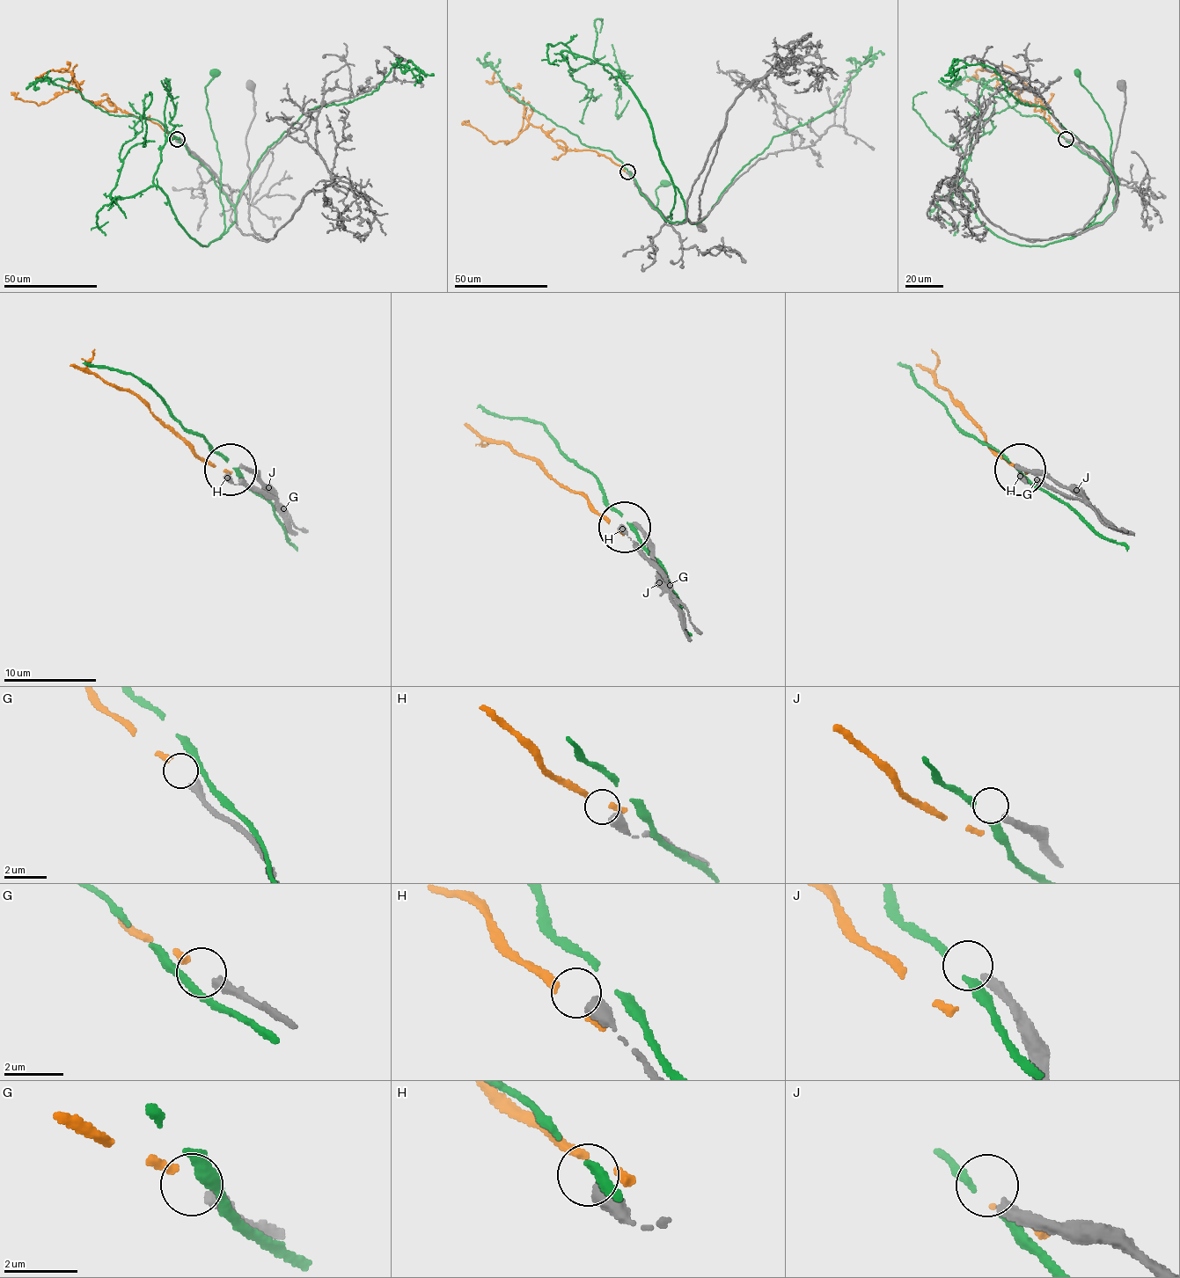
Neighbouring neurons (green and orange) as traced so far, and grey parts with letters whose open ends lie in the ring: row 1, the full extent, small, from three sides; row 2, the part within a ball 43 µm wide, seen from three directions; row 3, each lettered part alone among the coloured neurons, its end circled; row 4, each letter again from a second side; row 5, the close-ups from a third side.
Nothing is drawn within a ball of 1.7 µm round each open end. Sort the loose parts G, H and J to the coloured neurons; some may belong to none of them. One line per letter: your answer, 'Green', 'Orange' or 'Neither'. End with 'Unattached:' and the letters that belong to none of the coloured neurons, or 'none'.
G: Orange
H: Neither
J: Neither
Unattached: H, J

